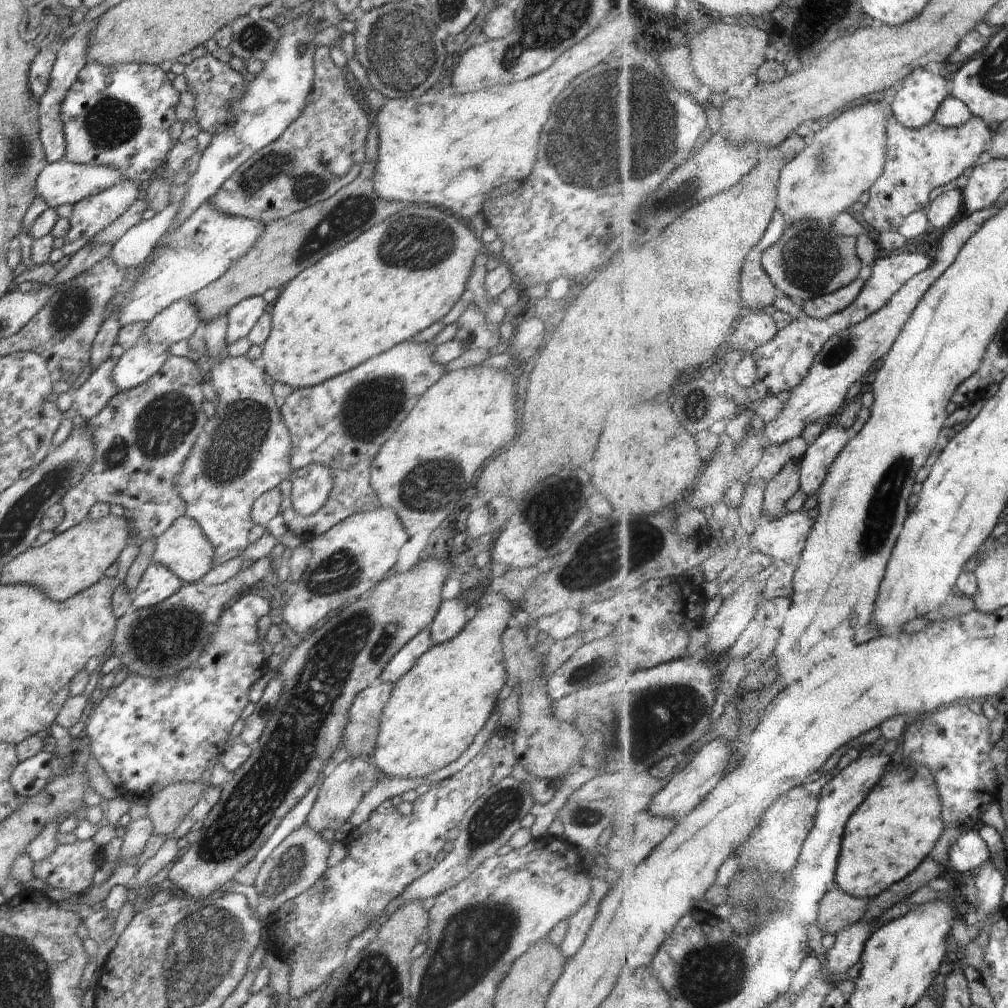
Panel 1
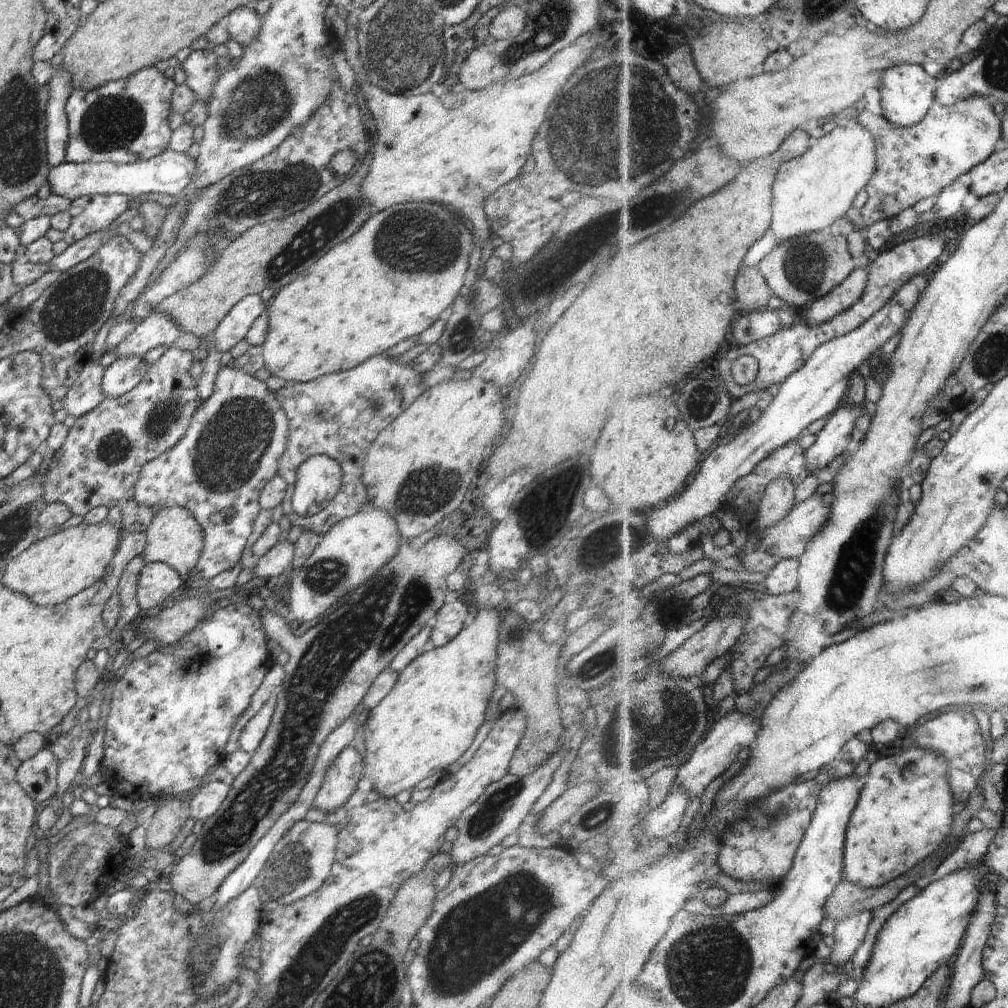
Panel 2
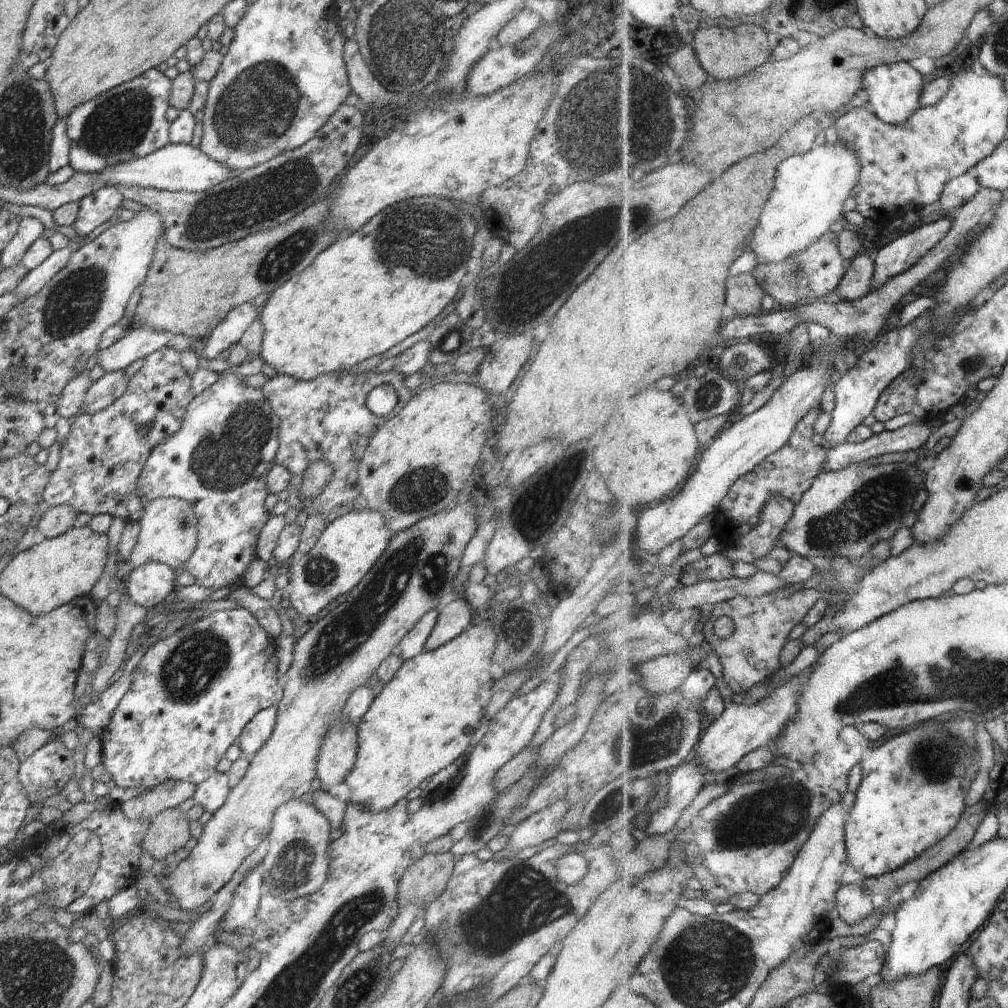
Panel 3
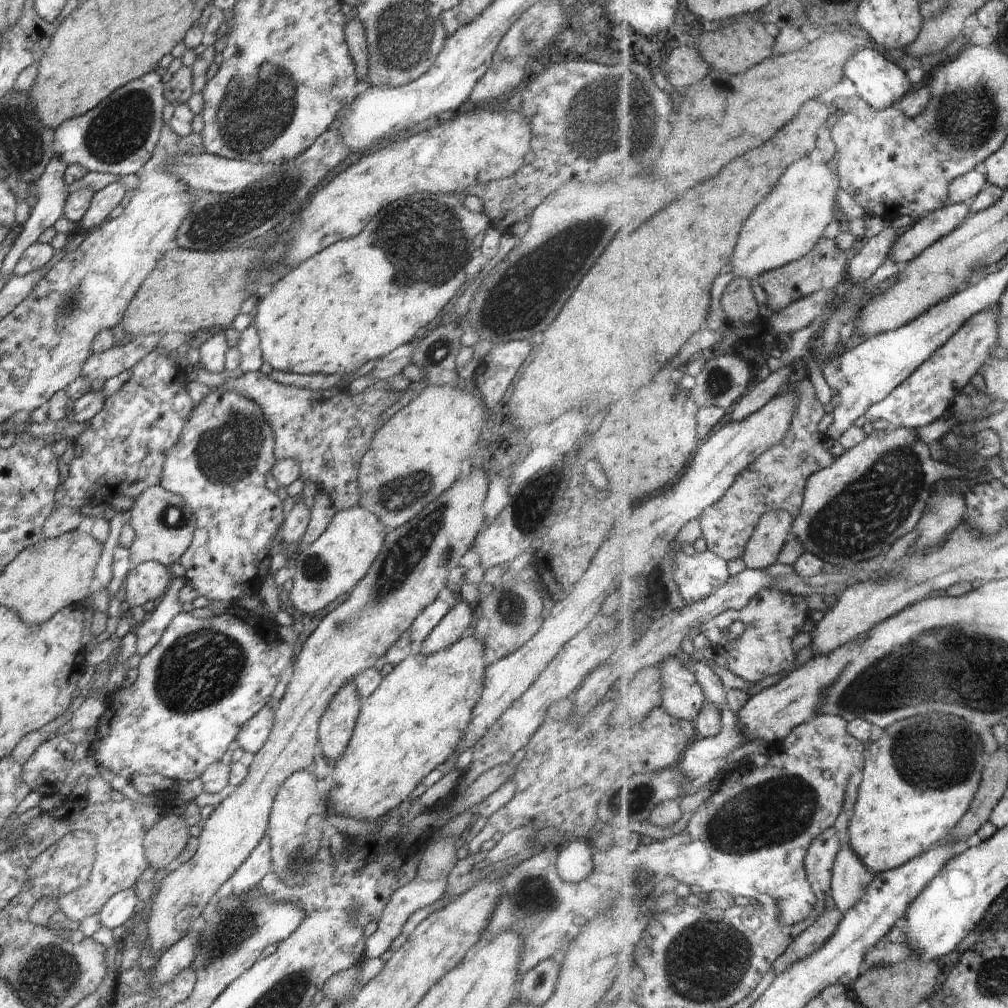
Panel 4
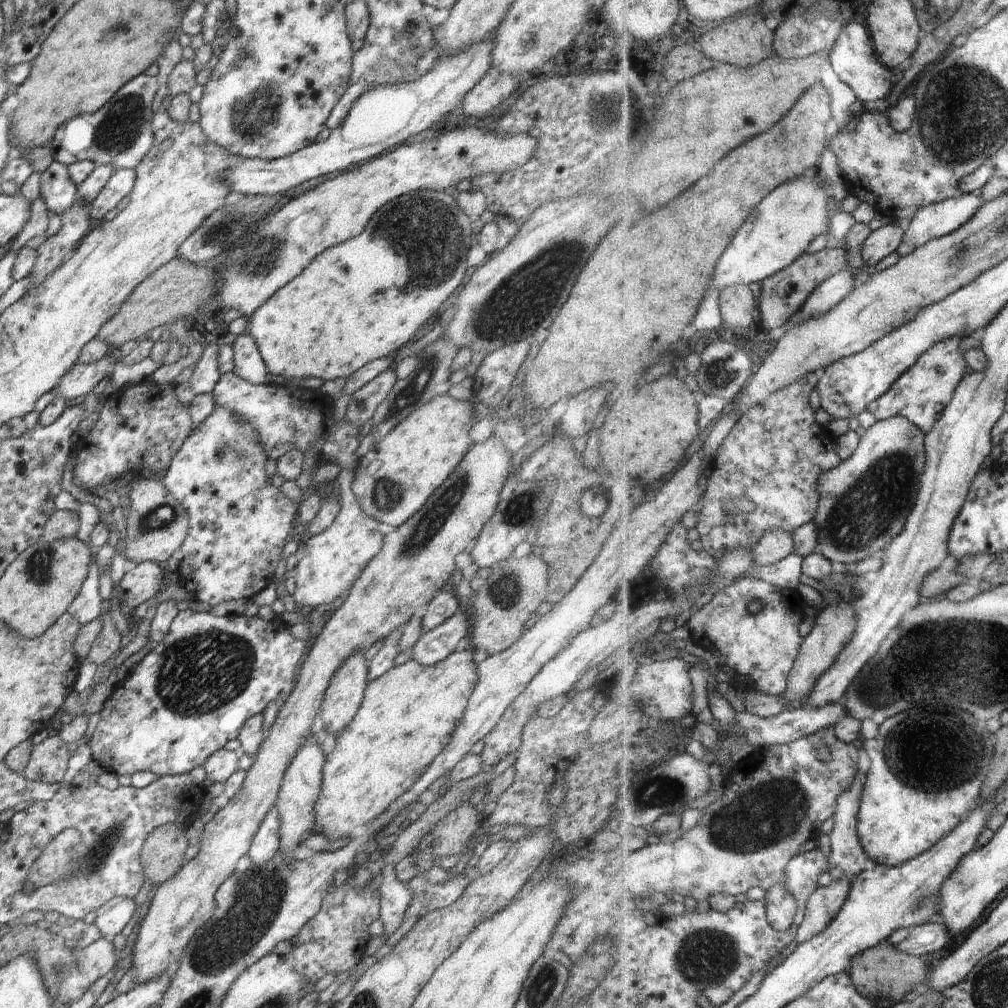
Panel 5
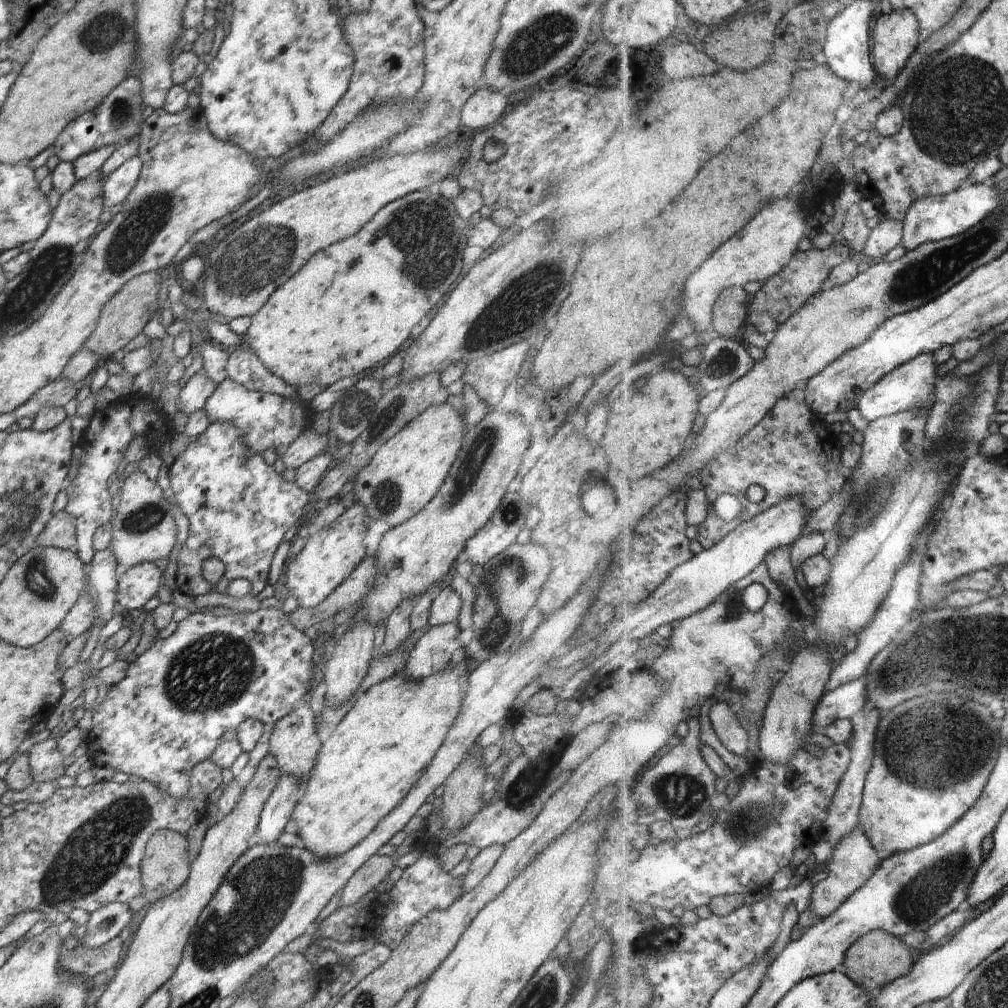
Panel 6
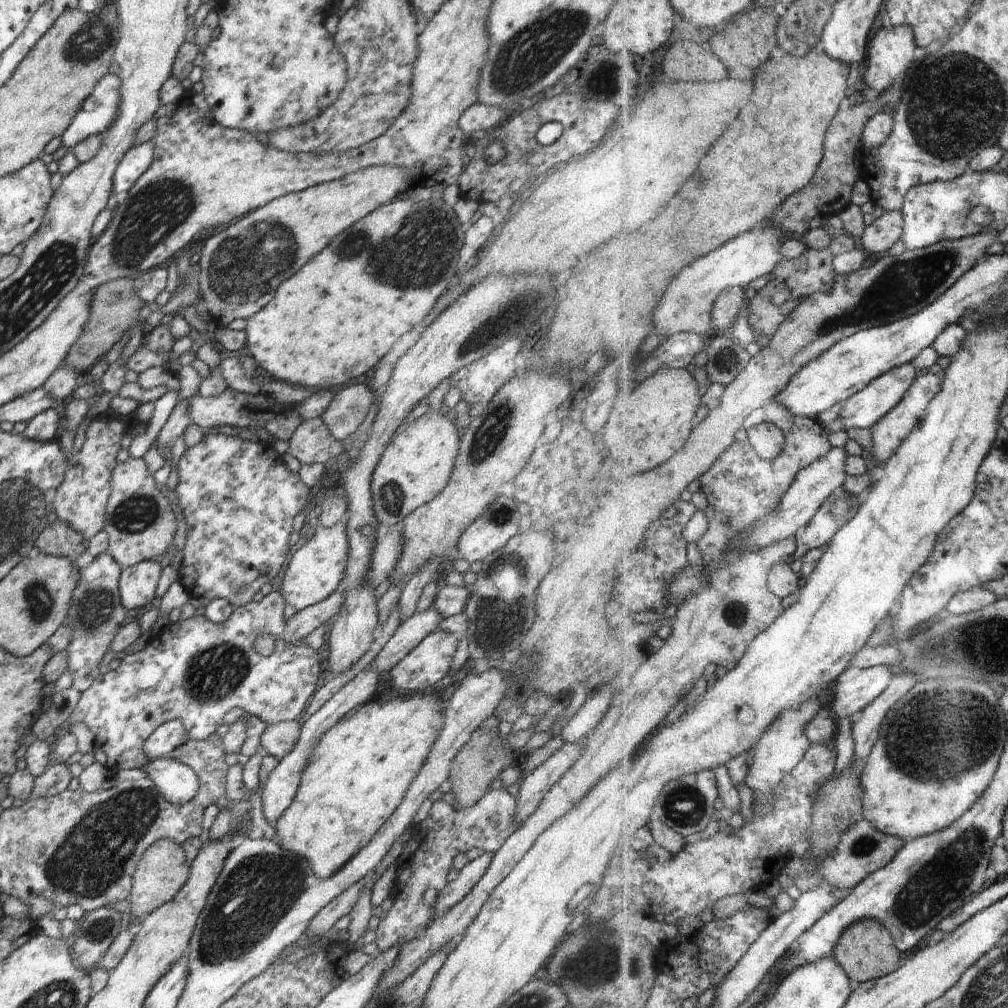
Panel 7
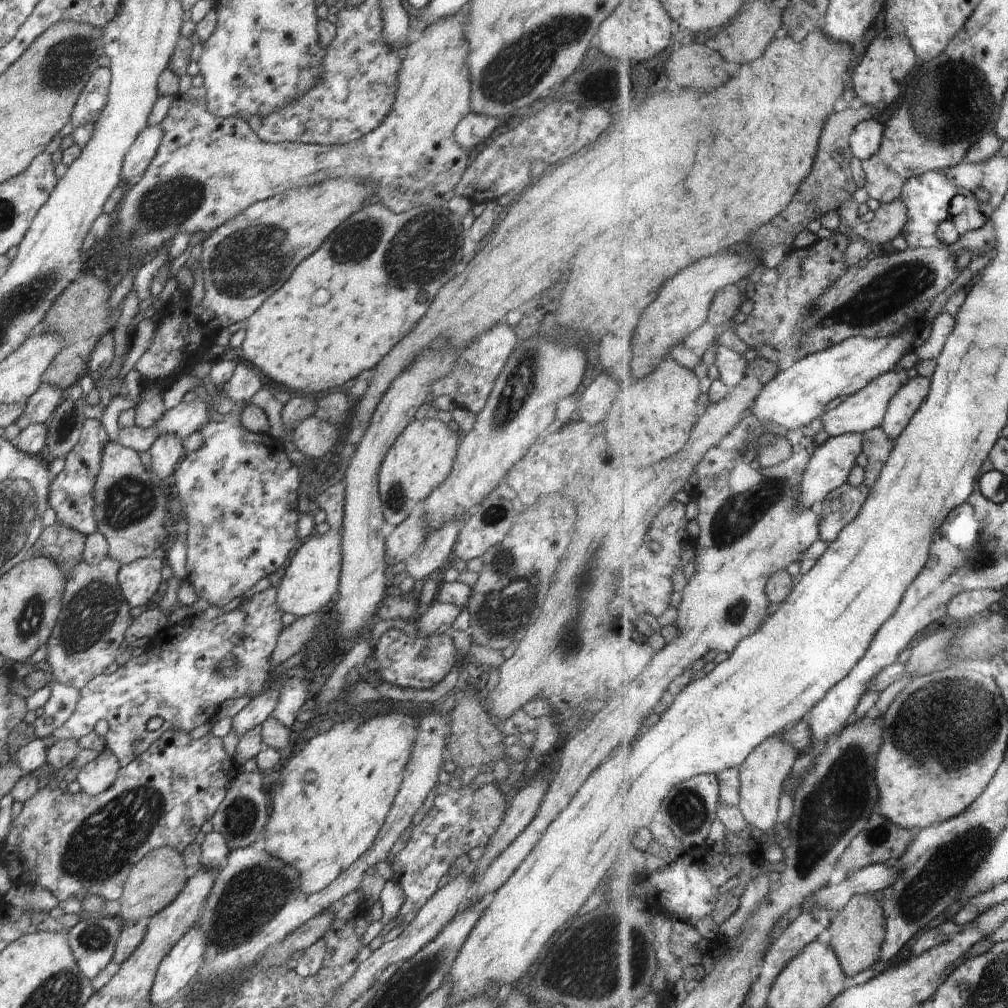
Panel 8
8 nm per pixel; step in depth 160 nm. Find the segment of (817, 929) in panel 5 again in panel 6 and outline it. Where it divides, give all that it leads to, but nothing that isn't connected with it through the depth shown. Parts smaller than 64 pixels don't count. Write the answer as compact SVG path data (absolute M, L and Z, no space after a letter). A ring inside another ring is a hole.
M862 826L834 846L833 856L826 863L829 875L814 887L810 900L809 908L815 912L818 920L832 916L846 901L849 901L877 872L881 862L881 855L866 836Z

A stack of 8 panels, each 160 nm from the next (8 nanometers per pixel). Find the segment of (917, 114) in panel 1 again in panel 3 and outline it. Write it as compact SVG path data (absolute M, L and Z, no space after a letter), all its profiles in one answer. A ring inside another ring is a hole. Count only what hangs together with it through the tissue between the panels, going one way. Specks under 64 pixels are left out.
M908 61L877 66L866 73L866 91L870 96L870 104L874 105L875 113L890 124L904 124L922 108L927 84L927 77Z

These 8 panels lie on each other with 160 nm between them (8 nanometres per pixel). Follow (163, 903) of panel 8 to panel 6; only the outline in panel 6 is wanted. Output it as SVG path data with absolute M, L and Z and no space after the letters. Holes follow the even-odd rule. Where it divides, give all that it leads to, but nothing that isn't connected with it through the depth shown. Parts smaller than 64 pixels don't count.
M160 829L154 832L154 835L148 839L141 862L144 901L152 904L182 886L190 874L190 865L187 838L183 834L170 829Z

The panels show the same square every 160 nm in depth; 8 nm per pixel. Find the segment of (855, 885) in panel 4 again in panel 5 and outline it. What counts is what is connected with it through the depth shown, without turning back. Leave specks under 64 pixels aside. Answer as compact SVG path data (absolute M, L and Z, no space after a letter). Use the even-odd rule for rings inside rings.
M866 718L866 720L861 720L861 722L862 734L860 736L863 748L860 756L860 774L857 777L857 781L851 786L851 789L841 794L837 813L830 822L829 828L830 838L832 840L832 852L829 856L829 873L832 876L832 880L836 883L844 881L845 879L850 882L856 882L859 874L865 871L864 868L866 868L866 862L868 862L868 855L870 855L864 848L859 835L859 814L865 791L865 782L867 781L867 775L872 764L871 758L864 748L864 744L867 740L877 737L880 726L871 718Z

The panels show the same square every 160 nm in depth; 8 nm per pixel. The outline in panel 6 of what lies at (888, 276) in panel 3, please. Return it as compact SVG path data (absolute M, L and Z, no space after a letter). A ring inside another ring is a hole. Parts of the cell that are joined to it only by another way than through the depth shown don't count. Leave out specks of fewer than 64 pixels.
M991 182L976 183L968 188L958 189L945 197L930 195L918 198L918 202L914 202L909 208L905 220L903 245L909 251L913 251L926 243L938 242L964 234L988 218L1000 206L1000 192Z

